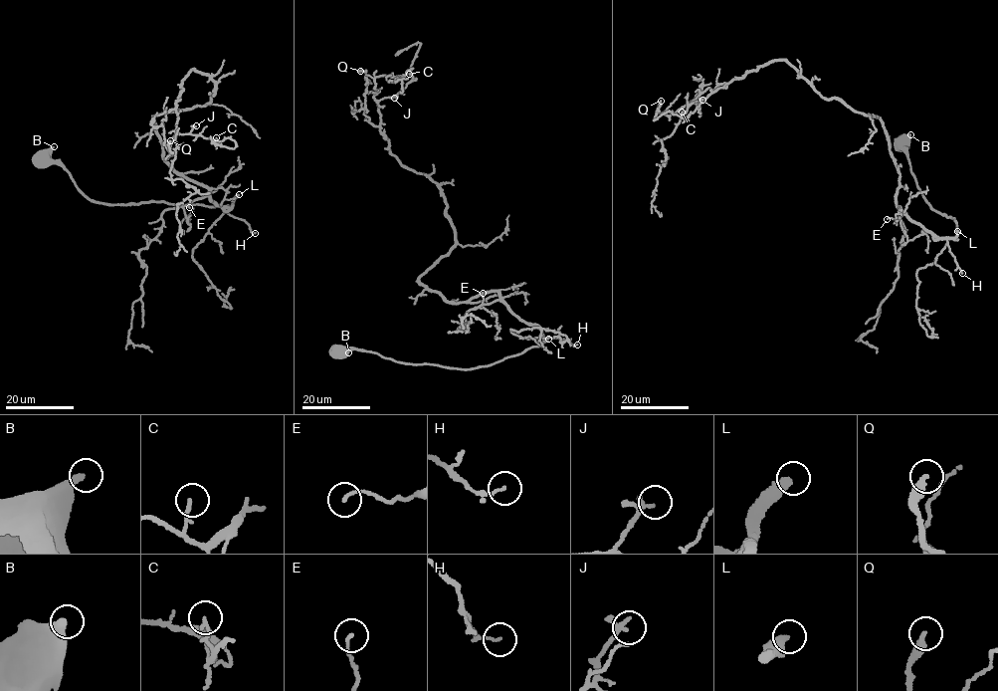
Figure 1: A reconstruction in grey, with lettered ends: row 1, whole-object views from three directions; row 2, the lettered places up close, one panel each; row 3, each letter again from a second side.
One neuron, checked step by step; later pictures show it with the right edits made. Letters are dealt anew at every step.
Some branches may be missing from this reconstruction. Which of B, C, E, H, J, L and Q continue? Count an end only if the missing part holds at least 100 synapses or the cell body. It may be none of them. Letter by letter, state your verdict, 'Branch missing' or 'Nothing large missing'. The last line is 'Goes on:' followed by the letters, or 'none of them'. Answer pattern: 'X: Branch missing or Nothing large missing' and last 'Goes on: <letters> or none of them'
B: Nothing large missing
C: Nothing large missing
E: Nothing large missing
H: Nothing large missing
J: Nothing large missing
L: Branch missing
Q: Nothing large missing
Goes on: L

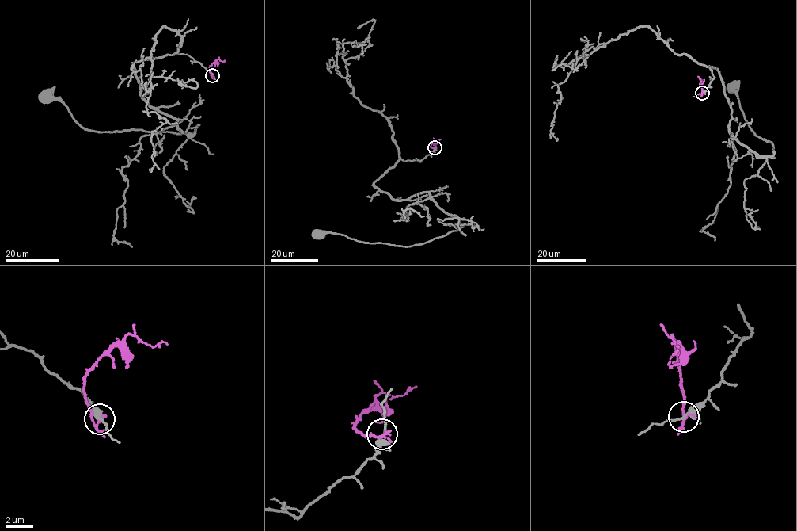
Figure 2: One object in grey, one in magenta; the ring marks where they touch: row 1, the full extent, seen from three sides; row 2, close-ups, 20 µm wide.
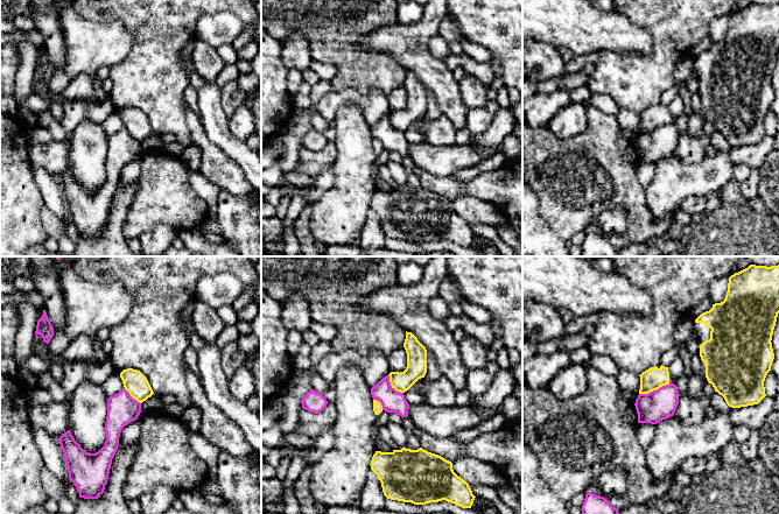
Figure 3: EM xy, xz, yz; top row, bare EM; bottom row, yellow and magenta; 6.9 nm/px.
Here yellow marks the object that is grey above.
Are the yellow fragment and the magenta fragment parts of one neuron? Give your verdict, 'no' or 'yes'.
no

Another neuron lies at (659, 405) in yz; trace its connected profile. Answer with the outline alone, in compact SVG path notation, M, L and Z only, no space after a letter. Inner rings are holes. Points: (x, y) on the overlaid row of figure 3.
M669 383L648 394L639 394L636 400L638 423L657 424L674 415L679 404L679 392Z

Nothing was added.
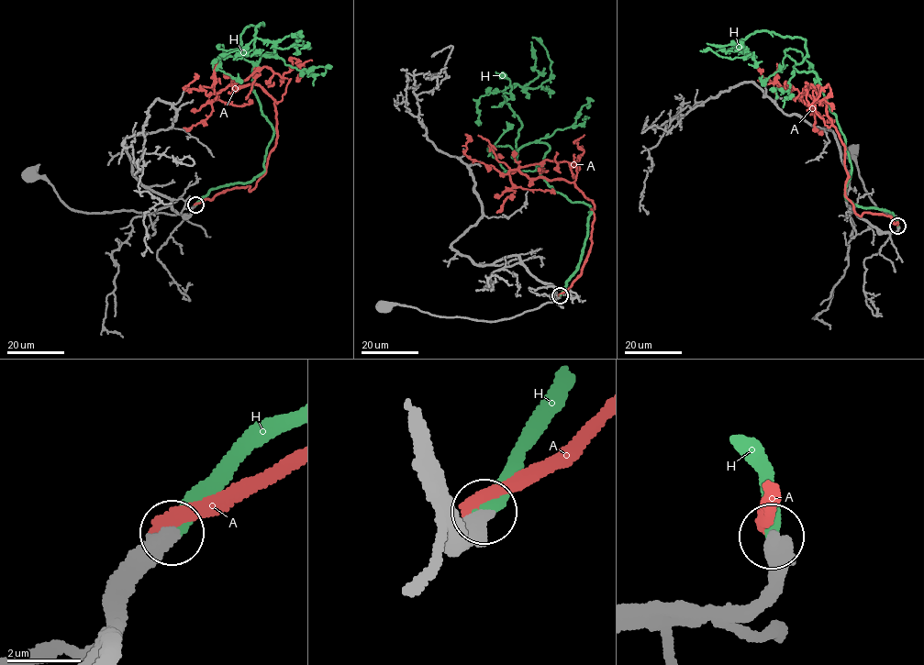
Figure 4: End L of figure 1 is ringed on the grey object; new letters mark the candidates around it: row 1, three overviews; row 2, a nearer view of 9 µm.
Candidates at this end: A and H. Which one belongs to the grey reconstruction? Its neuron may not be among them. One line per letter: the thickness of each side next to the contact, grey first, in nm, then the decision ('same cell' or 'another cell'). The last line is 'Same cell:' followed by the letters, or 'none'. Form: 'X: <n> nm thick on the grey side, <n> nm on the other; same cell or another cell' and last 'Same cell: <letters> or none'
A: 550 nm thick on the grey side, 360 nm on the other; another cell
H: 550 nm thick on the grey side, 320 nm on the other; same cell
Same cell: H

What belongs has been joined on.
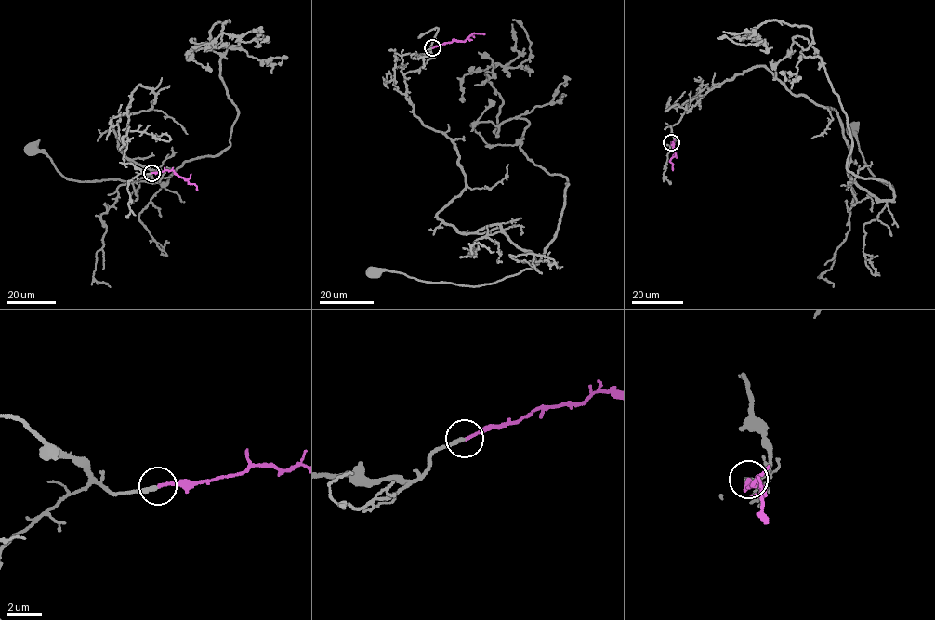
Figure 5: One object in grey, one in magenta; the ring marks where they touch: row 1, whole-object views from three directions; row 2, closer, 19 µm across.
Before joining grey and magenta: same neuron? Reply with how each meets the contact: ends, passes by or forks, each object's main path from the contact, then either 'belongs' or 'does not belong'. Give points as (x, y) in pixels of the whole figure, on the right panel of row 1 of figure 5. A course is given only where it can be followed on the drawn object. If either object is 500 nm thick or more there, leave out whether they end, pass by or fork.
grey ends | magenta ends | grey via (671, 142), (691, 100), (764, 67), (833, 108), (849, 176), (894, 201), (854, 128) | magenta via (671, 142), (675, 152), (669, 161), (672, 170) | belongs

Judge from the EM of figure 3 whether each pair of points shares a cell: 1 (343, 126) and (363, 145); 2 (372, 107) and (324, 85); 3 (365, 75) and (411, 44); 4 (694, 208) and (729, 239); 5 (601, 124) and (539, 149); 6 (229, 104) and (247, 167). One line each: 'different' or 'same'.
1: same
2: different
3: different
4: different
5: same
6: different

